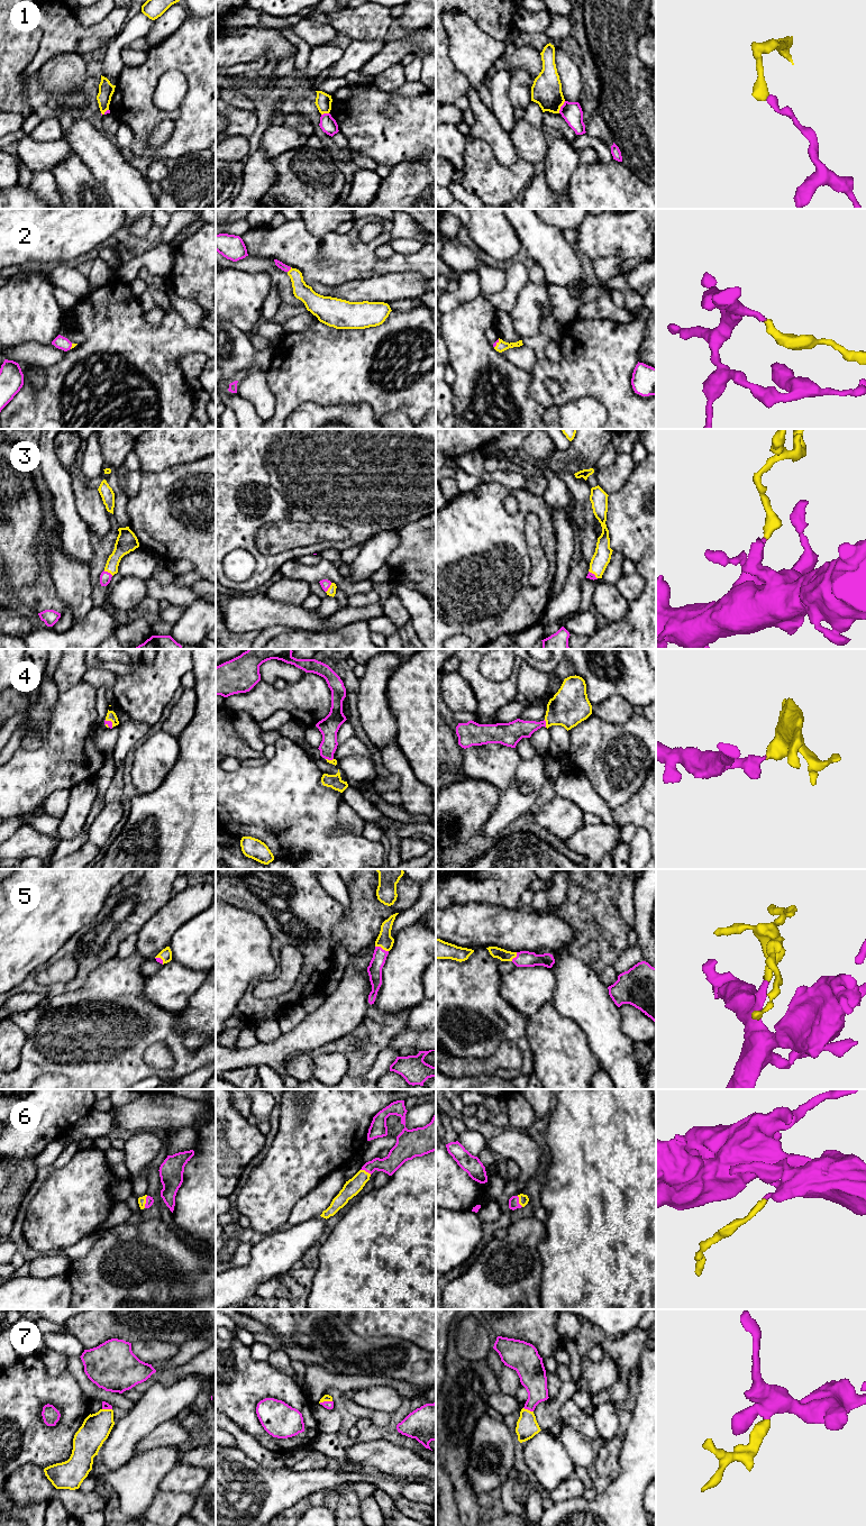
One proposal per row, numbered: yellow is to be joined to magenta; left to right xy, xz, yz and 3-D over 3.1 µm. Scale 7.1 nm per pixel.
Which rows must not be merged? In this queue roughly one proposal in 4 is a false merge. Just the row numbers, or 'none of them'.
1

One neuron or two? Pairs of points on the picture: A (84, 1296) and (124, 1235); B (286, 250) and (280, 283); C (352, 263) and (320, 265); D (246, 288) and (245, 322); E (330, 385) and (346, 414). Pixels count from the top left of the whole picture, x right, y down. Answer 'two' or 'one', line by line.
A: one
B: two
C: one
D: one
E: two

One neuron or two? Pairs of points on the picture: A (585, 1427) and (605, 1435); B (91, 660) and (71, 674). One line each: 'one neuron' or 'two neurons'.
A: two neurons
B: two neurons

